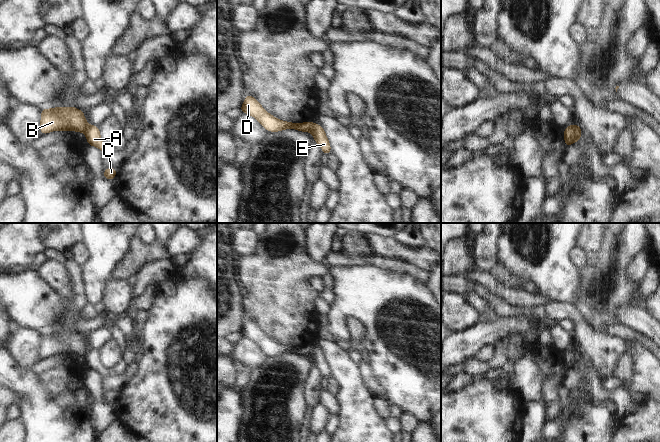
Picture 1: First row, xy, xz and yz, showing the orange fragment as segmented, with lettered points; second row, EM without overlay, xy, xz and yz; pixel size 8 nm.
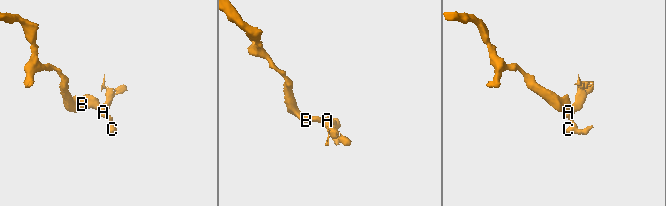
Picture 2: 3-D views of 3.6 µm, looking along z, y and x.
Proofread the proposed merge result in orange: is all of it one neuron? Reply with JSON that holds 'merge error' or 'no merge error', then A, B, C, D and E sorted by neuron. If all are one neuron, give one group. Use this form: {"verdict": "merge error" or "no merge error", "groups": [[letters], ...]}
{"verdict": "merge error", "groups": [["A", "C", "E"], ["B", "D"]]}

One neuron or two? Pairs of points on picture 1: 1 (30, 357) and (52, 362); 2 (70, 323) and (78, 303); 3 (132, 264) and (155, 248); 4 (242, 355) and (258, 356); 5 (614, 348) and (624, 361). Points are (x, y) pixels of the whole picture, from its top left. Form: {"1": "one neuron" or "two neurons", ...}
{"1": "two neurons", "2": "one neuron", "3": "one neuron", "4": "one neuron", "5": "two neurons"}

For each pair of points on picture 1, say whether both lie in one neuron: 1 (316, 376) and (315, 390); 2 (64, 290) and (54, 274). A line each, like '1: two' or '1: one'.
1: one
2: one

